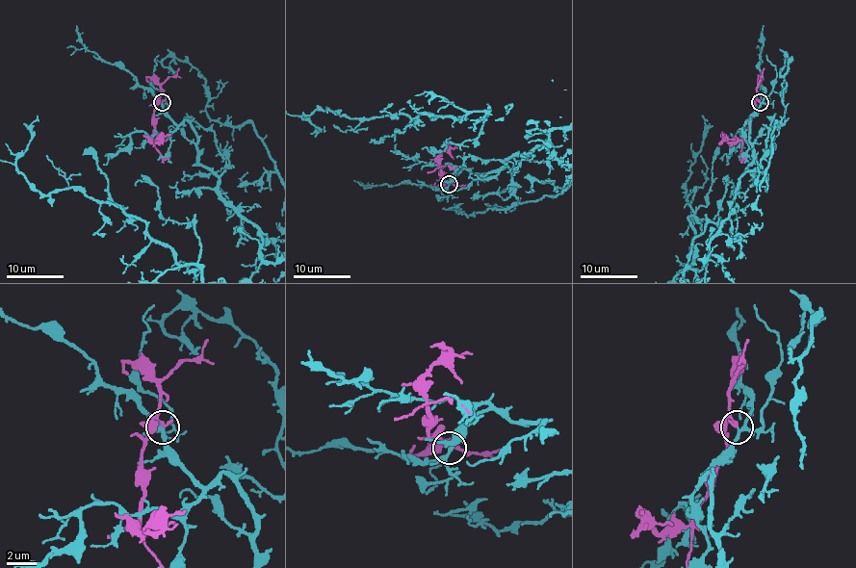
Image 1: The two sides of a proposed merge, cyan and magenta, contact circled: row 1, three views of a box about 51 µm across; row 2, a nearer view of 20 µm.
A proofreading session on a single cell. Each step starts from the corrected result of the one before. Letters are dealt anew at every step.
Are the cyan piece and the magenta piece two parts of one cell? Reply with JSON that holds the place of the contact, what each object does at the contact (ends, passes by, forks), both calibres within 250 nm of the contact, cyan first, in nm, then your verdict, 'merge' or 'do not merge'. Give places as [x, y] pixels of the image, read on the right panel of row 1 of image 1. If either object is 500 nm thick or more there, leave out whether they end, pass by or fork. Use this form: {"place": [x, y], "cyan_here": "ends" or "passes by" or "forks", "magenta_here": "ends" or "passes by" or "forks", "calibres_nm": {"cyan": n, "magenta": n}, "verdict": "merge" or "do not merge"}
{"place": [760, 102], "cyan_here": "forks", "magenta_here": "ends", "calibres_nm": {"cyan": 170, "magenta": 200}, "verdict": "do not merge"}

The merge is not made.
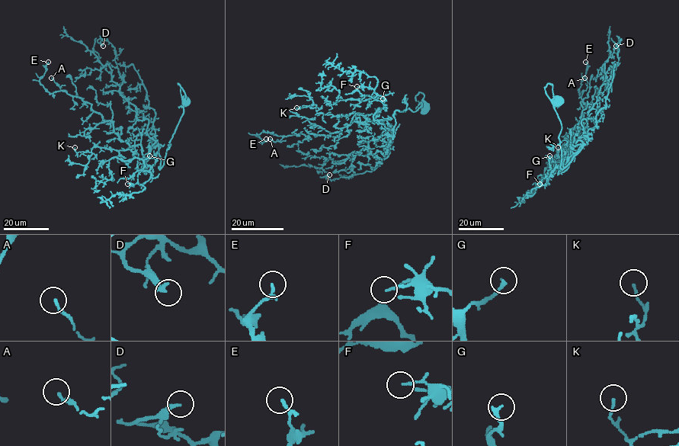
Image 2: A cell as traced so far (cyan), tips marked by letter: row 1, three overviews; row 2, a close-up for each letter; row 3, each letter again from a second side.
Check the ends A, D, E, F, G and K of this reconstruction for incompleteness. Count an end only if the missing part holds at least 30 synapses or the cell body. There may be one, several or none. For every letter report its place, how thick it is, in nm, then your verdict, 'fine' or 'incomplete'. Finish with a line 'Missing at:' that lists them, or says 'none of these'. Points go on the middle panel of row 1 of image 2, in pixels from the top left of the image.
A: at (270, 139); 110 nm thick; fine
D: at (329, 174); 190 nm thick; fine
E: at (266, 139); 150 nm thick; fine
F: at (357, 86); 120 nm thick; fine
G: at (382, 98); 200 nm thick; fine
K: at (296, 107); 110 nm thick; fine
Missing at: none of these

